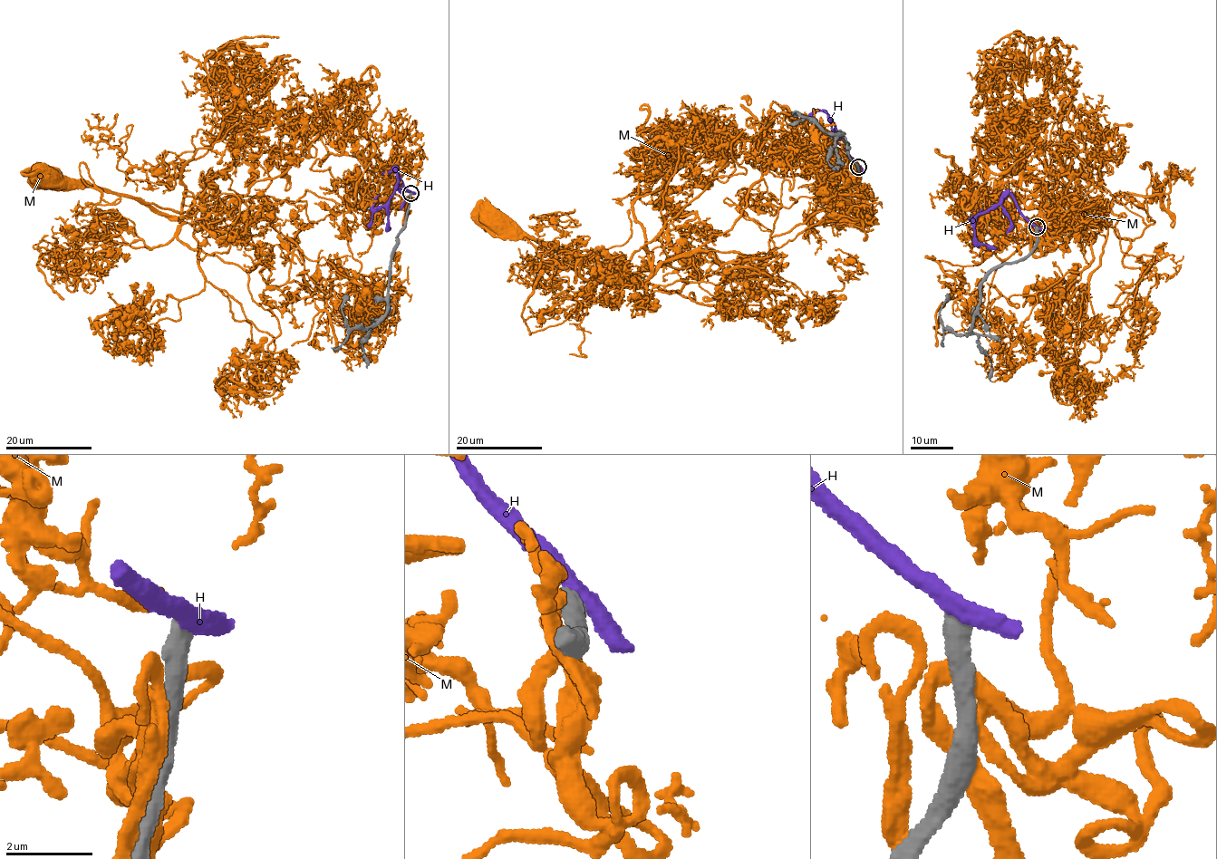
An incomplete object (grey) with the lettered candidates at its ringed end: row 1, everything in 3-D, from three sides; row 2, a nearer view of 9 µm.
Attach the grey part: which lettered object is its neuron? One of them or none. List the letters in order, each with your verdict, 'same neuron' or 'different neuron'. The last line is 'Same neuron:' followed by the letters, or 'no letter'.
H: different neuron
M: different neuron
Same neuron: no letter

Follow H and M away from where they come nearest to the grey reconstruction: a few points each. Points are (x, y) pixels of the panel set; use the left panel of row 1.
H: (410, 193), (393, 170), (397, 181), (389, 200), (387, 226), (390, 227)
M: (408, 205), (359, 209), (306, 190), (294, 202), (224, 197), (182, 218), (95, 188), (59, 189), (46, 178)

